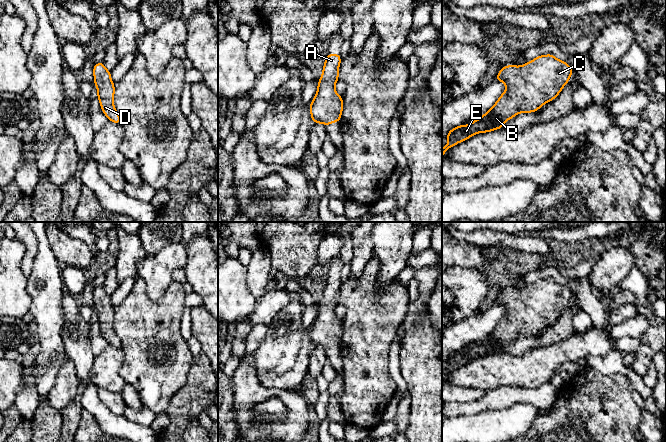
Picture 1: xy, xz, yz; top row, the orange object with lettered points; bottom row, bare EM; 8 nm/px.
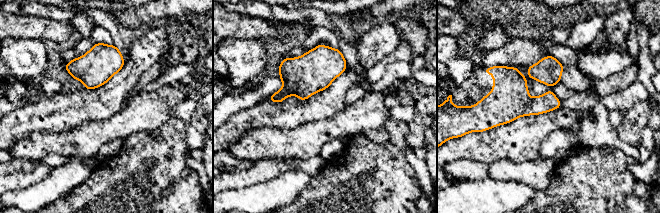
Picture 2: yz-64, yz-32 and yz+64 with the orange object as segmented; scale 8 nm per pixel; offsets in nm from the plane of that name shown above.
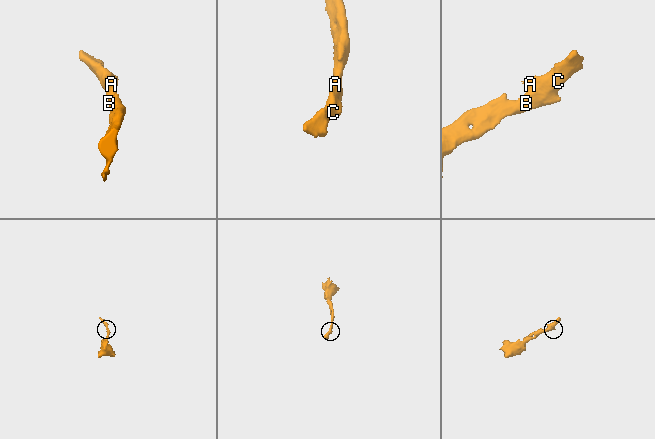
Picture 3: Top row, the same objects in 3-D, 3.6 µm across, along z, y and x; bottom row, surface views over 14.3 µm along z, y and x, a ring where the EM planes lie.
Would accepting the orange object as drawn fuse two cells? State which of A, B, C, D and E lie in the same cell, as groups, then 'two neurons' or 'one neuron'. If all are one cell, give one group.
A B C D E | one neuron

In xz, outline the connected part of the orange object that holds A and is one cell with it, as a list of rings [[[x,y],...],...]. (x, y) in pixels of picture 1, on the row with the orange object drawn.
[[[328,53],[323,65],[321,79],[317,82],[317,92],[309,105],[312,123],[330,125],[340,122],[343,112],[343,98],[335,90],[339,80],[340,54]]]

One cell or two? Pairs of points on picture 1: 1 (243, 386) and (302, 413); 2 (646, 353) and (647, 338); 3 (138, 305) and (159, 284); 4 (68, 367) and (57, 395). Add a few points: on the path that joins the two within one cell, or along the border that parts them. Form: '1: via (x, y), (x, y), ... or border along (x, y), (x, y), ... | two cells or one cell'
1: via (258, 392), (276, 392), (287, 398) | one cell
2: via (647, 349), (647, 342) | one cell
3: border along (137, 275), (151, 299), (165, 293) | two cells
4: via (67, 374), (67, 382), (64, 388) | one cell

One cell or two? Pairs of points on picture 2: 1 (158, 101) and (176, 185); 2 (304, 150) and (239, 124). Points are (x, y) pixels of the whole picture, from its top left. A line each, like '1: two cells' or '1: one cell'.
1: two cells
2: two cells

